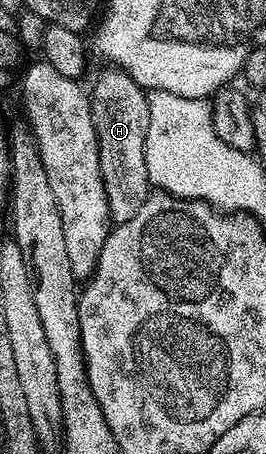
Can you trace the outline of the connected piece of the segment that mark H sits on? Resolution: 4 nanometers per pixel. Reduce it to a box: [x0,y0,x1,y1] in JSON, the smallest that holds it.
[89,67,149,225]

